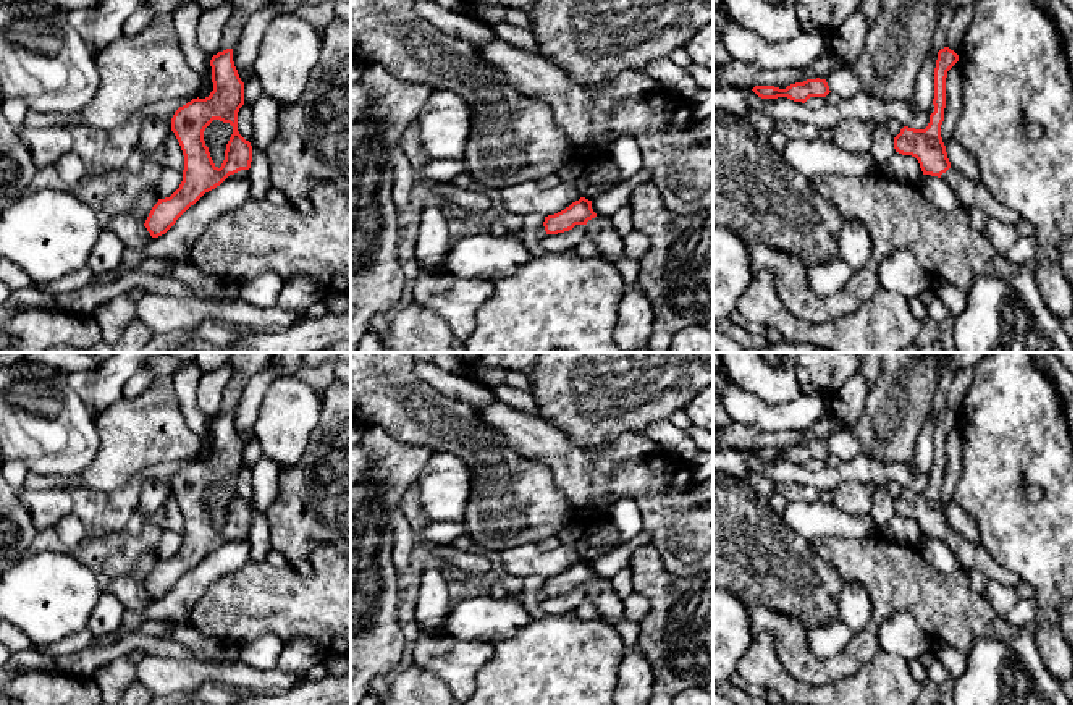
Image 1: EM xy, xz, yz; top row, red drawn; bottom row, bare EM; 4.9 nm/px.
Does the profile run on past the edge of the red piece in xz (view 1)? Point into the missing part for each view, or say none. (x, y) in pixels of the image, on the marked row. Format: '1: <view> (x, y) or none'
1: xz (600, 230)

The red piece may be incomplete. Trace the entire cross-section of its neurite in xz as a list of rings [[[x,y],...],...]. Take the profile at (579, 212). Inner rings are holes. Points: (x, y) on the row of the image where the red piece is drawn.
[[[580,197],[564,210],[545,217],[546,234],[558,234],[572,230],[575,225],[585,226],[585,236],[590,238],[600,257],[616,262],[624,255],[624,239],[618,234],[611,218],[598,217],[592,209],[592,201]]]

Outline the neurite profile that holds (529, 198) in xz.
[[[537,181],[509,186],[501,191],[504,212],[514,215],[540,213],[554,215],[582,197],[575,183],[561,181],[558,186],[542,189]]]

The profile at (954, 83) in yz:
[[[955,63],[946,78],[946,108],[944,108],[944,121],[941,125],[941,137],[944,146],[949,144],[952,137],[952,131],[960,118],[960,112],[963,108],[963,73]]]

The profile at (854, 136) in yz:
[[[841,120],[831,128],[829,141],[849,154],[868,155],[873,147],[875,131],[879,126],[884,125],[860,120]]]

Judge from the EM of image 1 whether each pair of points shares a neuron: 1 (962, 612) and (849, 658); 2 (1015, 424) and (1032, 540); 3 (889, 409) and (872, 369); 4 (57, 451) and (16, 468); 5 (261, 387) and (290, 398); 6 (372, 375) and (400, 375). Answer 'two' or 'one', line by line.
1: one
2: one
3: two
4: two
5: two
6: one

